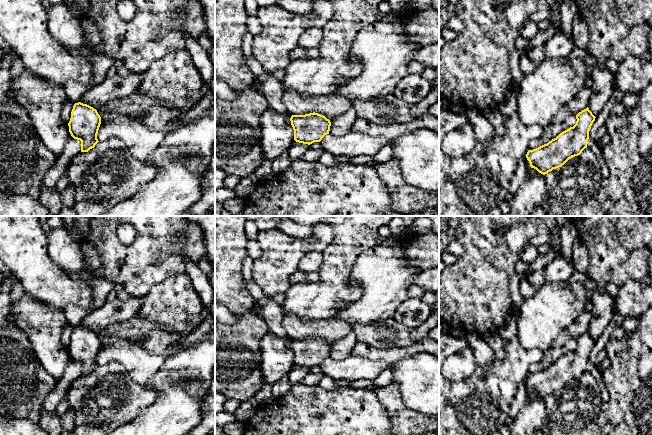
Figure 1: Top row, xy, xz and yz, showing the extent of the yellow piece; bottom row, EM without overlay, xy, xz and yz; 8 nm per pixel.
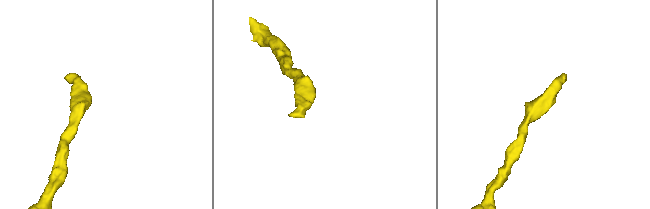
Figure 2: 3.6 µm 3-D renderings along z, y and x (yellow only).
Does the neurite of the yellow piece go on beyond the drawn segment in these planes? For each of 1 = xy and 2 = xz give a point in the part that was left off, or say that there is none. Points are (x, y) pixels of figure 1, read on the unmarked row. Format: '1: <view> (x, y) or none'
1: none
2: none

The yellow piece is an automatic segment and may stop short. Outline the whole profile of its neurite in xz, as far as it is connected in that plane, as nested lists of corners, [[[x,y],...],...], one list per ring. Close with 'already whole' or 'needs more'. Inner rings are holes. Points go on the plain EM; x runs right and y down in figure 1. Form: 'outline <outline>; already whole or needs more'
outline [[[318,337],[305,339],[292,339],[290,342],[294,354],[294,364],[303,368],[320,366],[329,358],[331,346],[325,340]]]; already whole

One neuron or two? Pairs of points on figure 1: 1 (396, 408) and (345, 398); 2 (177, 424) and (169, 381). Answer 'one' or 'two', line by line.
1: two
2: one

